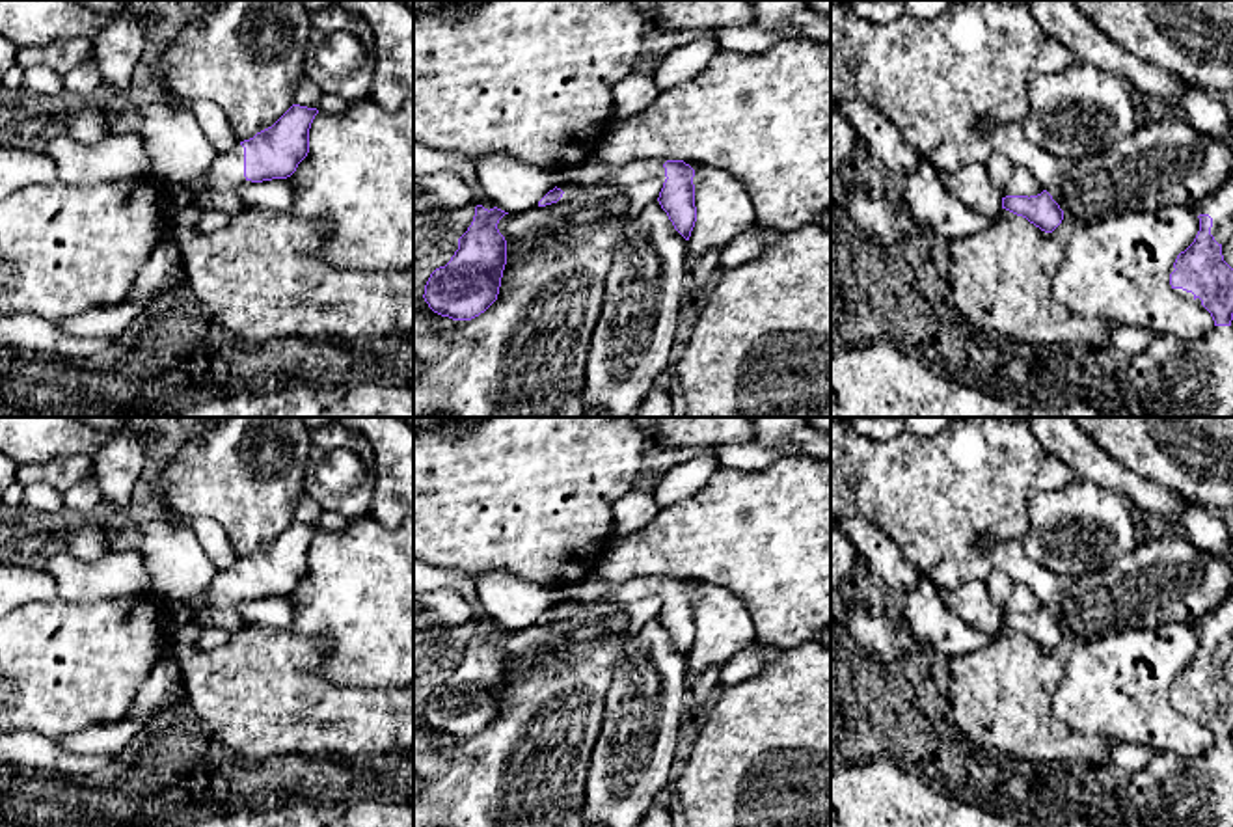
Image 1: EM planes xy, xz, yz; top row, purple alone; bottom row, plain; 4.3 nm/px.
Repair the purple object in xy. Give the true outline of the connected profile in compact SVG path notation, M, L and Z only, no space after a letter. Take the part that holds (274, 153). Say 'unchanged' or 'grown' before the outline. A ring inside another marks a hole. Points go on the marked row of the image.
grown; M292 104L272 127L220 153L203 177L168 186L168 218L192 216L199 194L291 177L309 153L309 129L317 114L317 108Z

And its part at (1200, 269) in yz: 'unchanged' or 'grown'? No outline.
grown

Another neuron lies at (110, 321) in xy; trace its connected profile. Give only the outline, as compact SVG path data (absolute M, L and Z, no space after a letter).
M129 294L121 304L95 307L75 317L60 320L58 330L75 337L117 337L151 302L147 296Z

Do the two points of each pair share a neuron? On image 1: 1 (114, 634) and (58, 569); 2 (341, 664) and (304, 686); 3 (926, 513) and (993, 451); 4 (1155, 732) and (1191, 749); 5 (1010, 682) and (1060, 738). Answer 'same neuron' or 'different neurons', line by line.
1: different neurons
2: different neurons
3: same neuron
4: same neuron
5: same neuron

